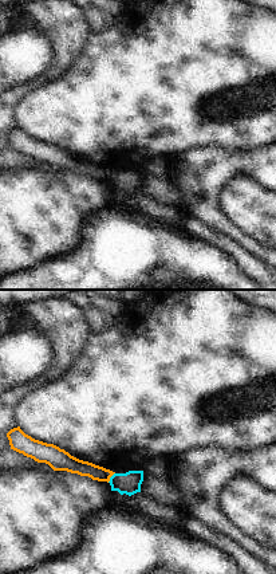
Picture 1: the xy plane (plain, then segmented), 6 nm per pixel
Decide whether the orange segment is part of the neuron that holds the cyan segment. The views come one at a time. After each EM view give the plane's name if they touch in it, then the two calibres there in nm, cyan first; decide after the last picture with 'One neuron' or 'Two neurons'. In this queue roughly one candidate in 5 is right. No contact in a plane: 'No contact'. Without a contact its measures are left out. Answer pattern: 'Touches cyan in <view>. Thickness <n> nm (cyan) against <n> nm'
Touches cyan in xy. Thickness 140 nm (cyan) against 100 nm.

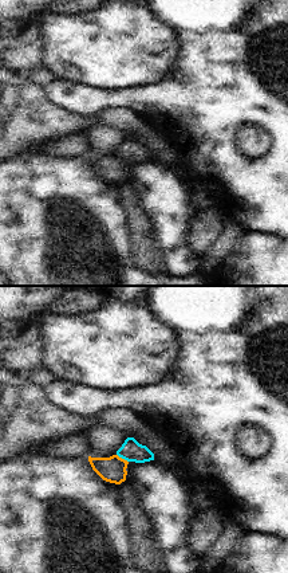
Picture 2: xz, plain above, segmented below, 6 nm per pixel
Touches cyan in xz. Thickness 130 nm (cyan) against 150 nm.

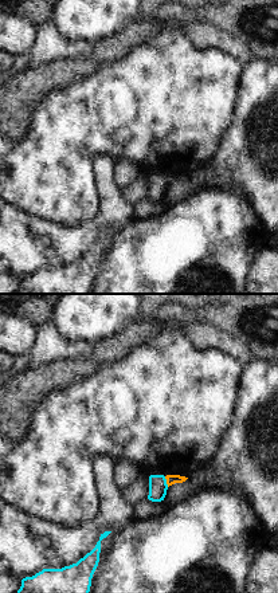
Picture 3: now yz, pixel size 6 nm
Touches cyan in yz. Thickness 110 nm (cyan) against 60 nm.

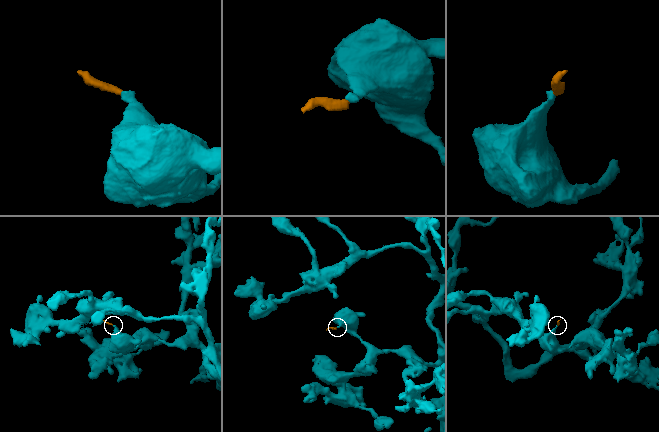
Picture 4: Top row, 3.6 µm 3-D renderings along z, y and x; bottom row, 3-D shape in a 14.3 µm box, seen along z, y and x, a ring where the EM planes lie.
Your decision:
Two neurons.

